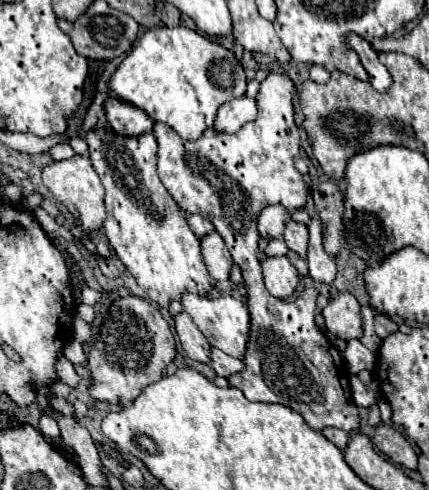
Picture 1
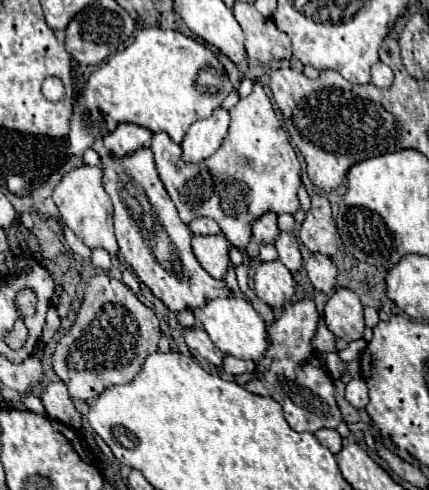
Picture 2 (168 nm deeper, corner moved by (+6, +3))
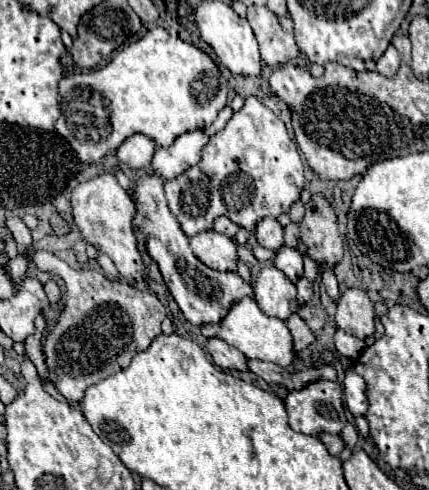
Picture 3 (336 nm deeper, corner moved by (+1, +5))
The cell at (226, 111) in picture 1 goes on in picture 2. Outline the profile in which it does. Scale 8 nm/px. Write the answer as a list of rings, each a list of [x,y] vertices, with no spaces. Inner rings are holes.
[[[222,106],[216,108],[214,114],[204,118],[202,122],[194,122],[186,138],[182,140],[184,150],[182,158],[186,158],[186,162],[202,162],[204,158],[212,156],[226,138],[228,126],[230,126],[230,112]]]

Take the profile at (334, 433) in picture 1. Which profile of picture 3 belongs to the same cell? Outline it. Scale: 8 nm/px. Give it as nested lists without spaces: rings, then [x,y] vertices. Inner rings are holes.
[[[321,434],[319,440],[325,444],[325,448],[329,450],[331,456],[339,458],[339,454],[341,454],[341,450],[343,450],[343,440],[341,440],[339,436],[333,436],[333,434]]]

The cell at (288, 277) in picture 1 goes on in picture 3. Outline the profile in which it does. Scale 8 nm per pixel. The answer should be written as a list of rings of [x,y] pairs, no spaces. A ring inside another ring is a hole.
[[[267,266],[259,272],[255,280],[255,302],[267,314],[281,320],[287,320],[293,312],[297,312],[295,302],[295,284],[283,276],[275,266]]]

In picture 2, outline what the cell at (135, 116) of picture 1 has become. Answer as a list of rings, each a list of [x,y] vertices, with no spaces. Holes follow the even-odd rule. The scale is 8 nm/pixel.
[[[122,122],[112,132],[108,132],[104,136],[104,146],[114,156],[122,158],[122,156],[126,156],[126,154],[130,154],[142,146],[148,146],[150,138],[152,138],[152,132],[146,130],[144,126]]]

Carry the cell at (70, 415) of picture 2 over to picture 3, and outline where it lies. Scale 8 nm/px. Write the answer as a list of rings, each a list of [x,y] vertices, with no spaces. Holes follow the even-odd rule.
[[[39,314],[35,318],[35,332],[25,340],[25,354],[27,358],[35,364],[37,372],[43,376],[43,378],[49,378],[47,376],[47,366],[45,366],[45,356],[41,352],[41,336],[43,336],[43,330],[45,330],[45,320],[43,316]]]

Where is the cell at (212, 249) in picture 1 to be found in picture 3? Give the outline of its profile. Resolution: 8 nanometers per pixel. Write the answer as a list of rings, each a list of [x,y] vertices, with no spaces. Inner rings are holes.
[[[207,230],[207,232],[199,232],[189,242],[193,254],[205,266],[221,272],[237,270],[237,246],[229,236],[215,230]]]

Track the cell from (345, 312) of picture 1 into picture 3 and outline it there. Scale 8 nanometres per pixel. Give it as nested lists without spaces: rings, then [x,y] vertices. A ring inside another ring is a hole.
[[[349,288],[345,294],[341,294],[337,302],[335,322],[341,330],[361,340],[371,336],[375,332],[375,312],[367,292],[361,288]]]

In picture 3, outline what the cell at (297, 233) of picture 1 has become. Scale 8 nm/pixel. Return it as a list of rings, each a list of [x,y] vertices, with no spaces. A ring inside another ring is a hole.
[[[279,248],[275,254],[275,268],[281,270],[293,284],[303,276],[303,256],[299,250],[293,248]]]

